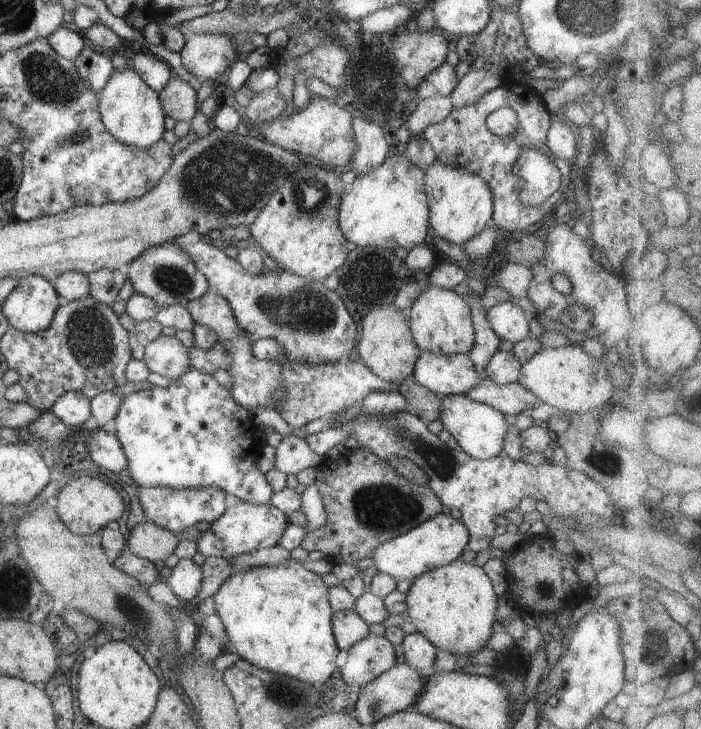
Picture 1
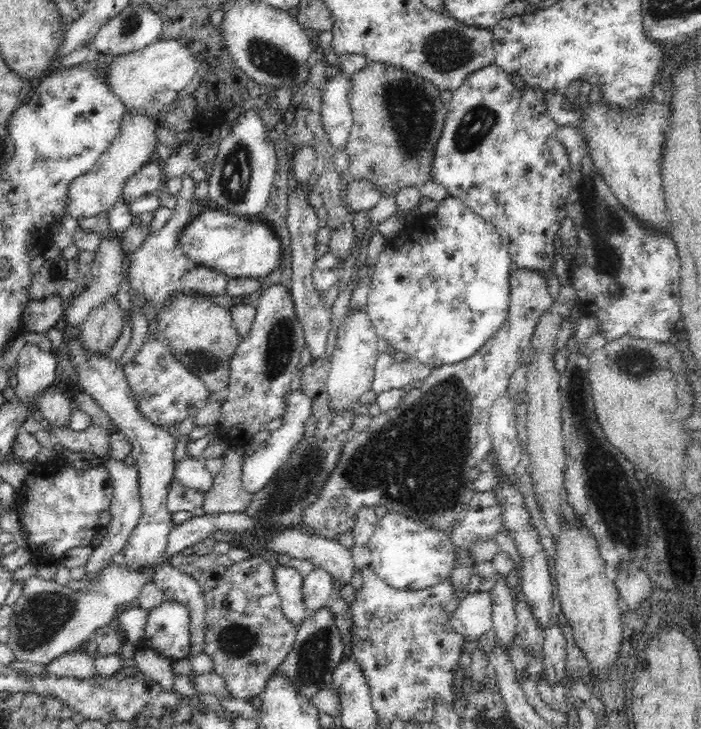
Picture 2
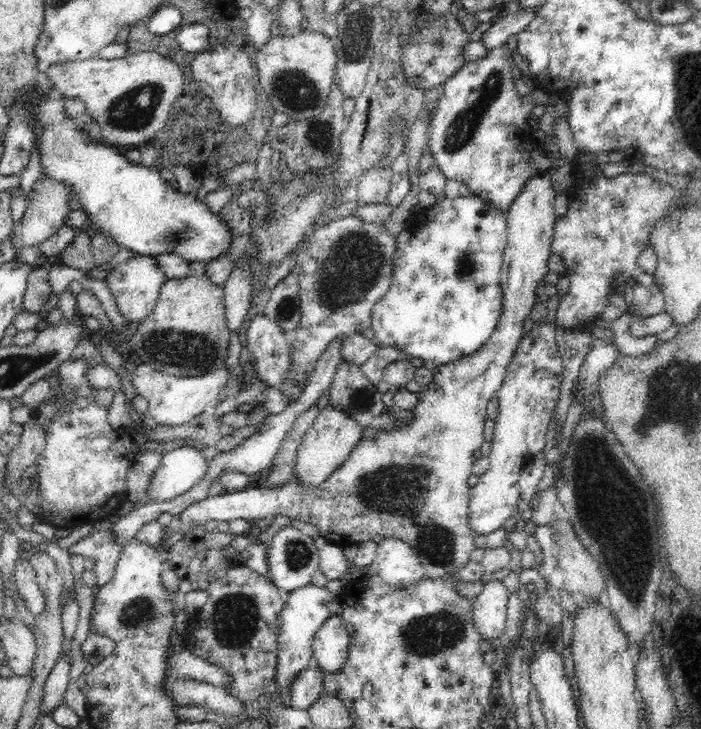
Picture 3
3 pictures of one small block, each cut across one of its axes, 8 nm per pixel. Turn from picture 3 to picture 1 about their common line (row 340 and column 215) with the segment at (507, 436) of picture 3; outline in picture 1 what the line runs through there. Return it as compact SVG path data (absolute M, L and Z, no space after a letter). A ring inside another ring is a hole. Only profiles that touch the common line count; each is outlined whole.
M239 501L210 523L210 528L202 532L200 539L195 542L196 548L205 557L222 556L229 561L235 556L248 554L256 549L275 547L290 524L287 515L271 504L255 505Z

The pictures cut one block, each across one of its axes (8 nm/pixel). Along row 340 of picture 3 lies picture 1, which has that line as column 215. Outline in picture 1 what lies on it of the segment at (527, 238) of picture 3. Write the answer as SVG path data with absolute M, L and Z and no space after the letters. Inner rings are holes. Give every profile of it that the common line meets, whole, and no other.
M137 486L137 495L145 520L155 522L158 526L173 533L195 526L197 522L214 522L227 510L226 491L216 487L192 487L173 489L170 487L142 487Z

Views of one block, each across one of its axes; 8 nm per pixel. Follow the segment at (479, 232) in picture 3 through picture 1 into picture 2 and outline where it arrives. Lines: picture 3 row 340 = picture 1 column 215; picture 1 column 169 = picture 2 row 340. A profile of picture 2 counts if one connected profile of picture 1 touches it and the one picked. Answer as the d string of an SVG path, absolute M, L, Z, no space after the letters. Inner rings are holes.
M452 196L444 198L439 202L434 212L418 214L418 217L412 223L406 224L396 236L386 240L384 245L385 247L378 255L374 274L372 274L365 309L370 321L372 321L373 328L376 329L376 336L379 339L386 340L387 344L390 344L396 351L405 352L408 359L416 359L431 369L462 362L476 354L478 349L484 346L484 343L495 334L507 319L511 302L508 278L510 278L512 264L508 247L502 242L498 230L490 222L484 221L471 208L464 205L462 198Z

